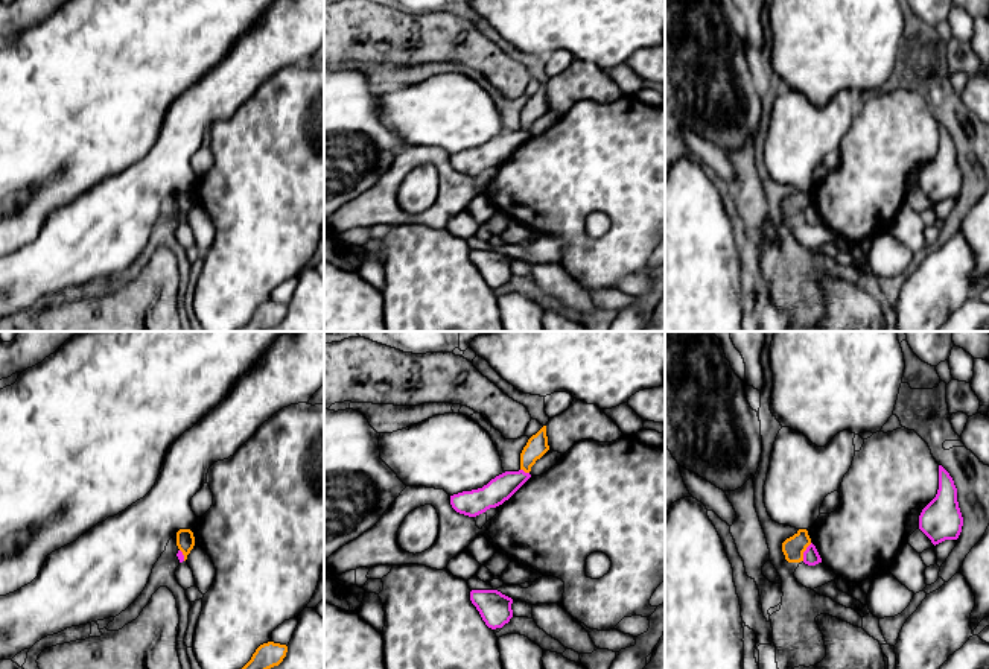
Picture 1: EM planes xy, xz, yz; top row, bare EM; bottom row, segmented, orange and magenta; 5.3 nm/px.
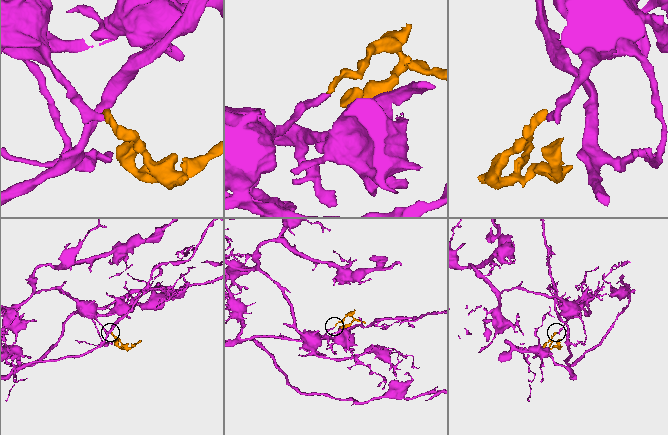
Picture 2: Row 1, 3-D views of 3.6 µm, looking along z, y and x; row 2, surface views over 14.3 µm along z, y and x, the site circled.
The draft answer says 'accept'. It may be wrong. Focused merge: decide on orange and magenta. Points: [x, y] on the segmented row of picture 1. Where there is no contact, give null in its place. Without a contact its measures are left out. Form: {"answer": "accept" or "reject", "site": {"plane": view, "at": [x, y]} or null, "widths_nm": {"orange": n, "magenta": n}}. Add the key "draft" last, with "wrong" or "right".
{"answer": "reject", "site": {"plane": "yz", "at": [804, 551]}, "widths_nm": {"orange": 120, "magenta": 90}, "draft": "wrong"}

